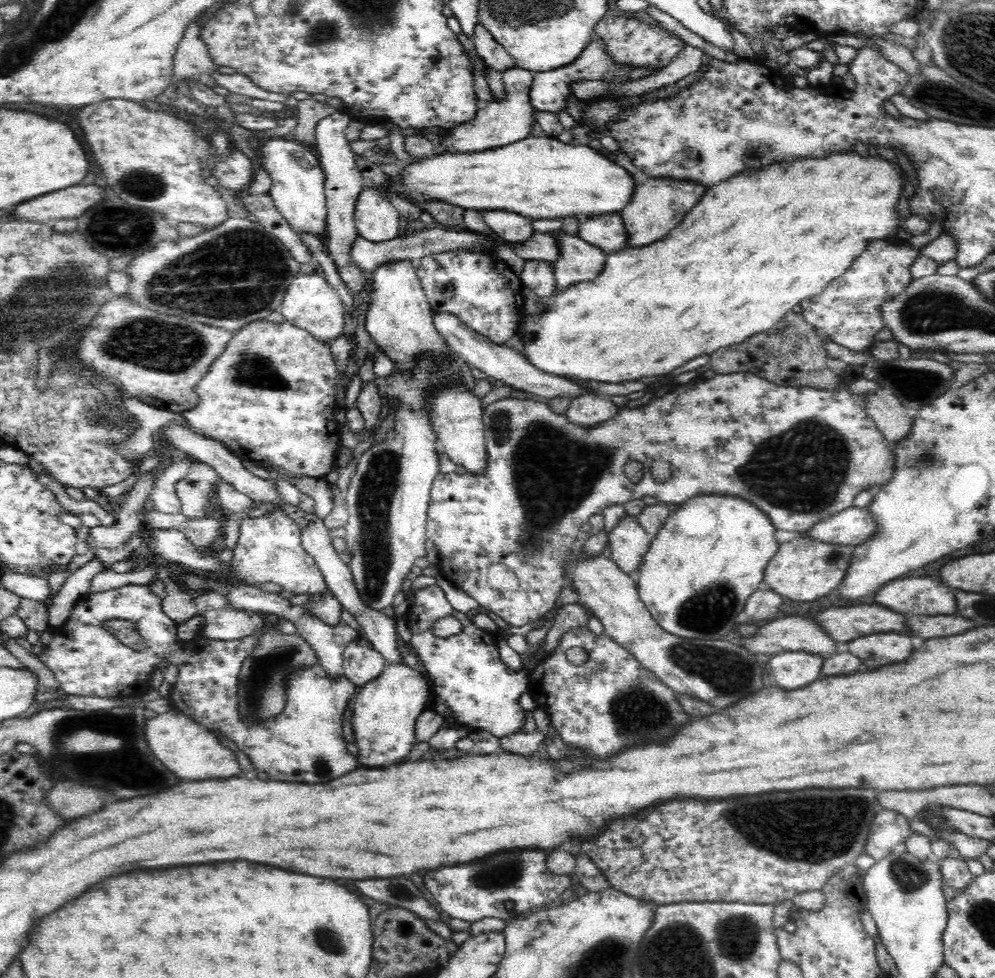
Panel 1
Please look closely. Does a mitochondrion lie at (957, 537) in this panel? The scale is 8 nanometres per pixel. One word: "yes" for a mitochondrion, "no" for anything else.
no

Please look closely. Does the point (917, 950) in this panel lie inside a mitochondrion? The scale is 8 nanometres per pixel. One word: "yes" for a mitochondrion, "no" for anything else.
no

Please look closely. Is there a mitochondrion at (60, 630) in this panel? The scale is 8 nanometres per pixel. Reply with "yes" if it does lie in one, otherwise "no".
no

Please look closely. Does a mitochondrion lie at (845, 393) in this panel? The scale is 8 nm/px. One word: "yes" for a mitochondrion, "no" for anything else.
no

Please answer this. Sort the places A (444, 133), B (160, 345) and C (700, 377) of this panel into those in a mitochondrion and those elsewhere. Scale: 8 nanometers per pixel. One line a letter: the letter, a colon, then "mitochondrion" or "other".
A: other
B: mitochondrion
C: other

